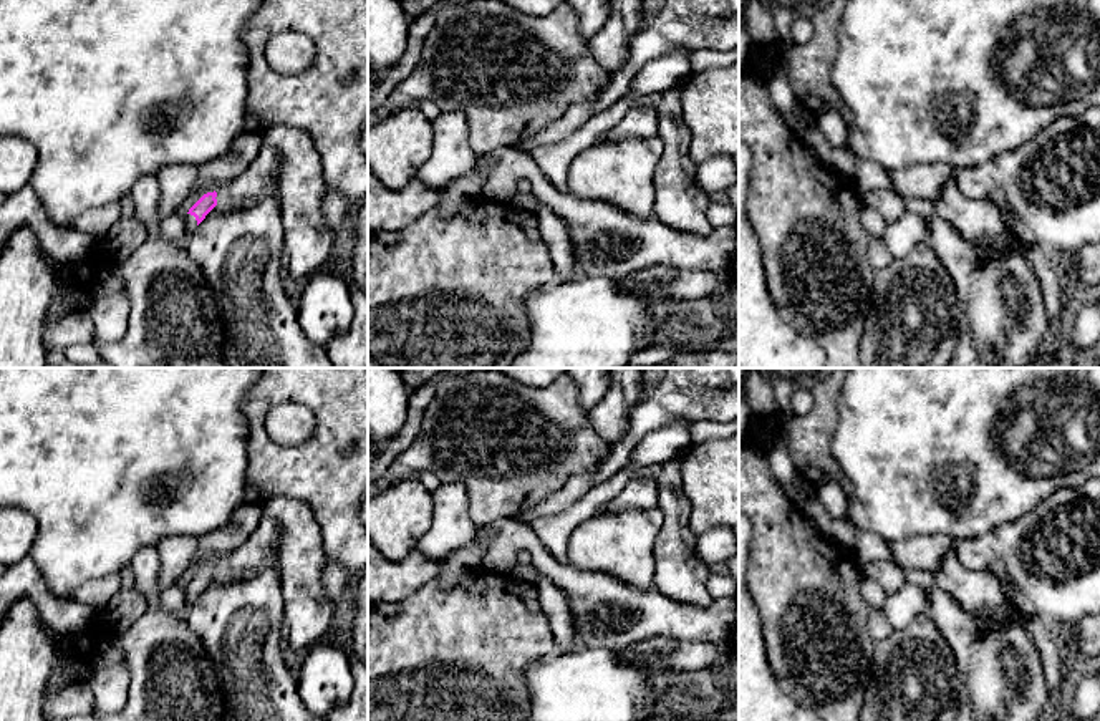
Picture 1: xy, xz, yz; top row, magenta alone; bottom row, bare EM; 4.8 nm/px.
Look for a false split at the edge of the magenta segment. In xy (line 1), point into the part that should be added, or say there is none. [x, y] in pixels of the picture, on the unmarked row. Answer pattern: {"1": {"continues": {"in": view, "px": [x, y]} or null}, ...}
{"1": {"continues": {"in": "xy", "px": [191, 592]}}}

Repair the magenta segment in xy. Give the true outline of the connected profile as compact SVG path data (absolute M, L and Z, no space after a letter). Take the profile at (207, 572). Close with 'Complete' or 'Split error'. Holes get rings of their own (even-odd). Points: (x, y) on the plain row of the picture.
M217 564L204 565L184 587L191 602L194 602L205 587L217 577Z. Split error

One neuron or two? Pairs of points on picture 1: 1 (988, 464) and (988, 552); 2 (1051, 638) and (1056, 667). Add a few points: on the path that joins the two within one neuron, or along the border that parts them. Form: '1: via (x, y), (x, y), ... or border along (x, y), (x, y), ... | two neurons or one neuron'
1: border along (1022, 512), (978, 537), (956, 542) | two neurons
2: via (1051, 645), (1054, 660) | one neuron

